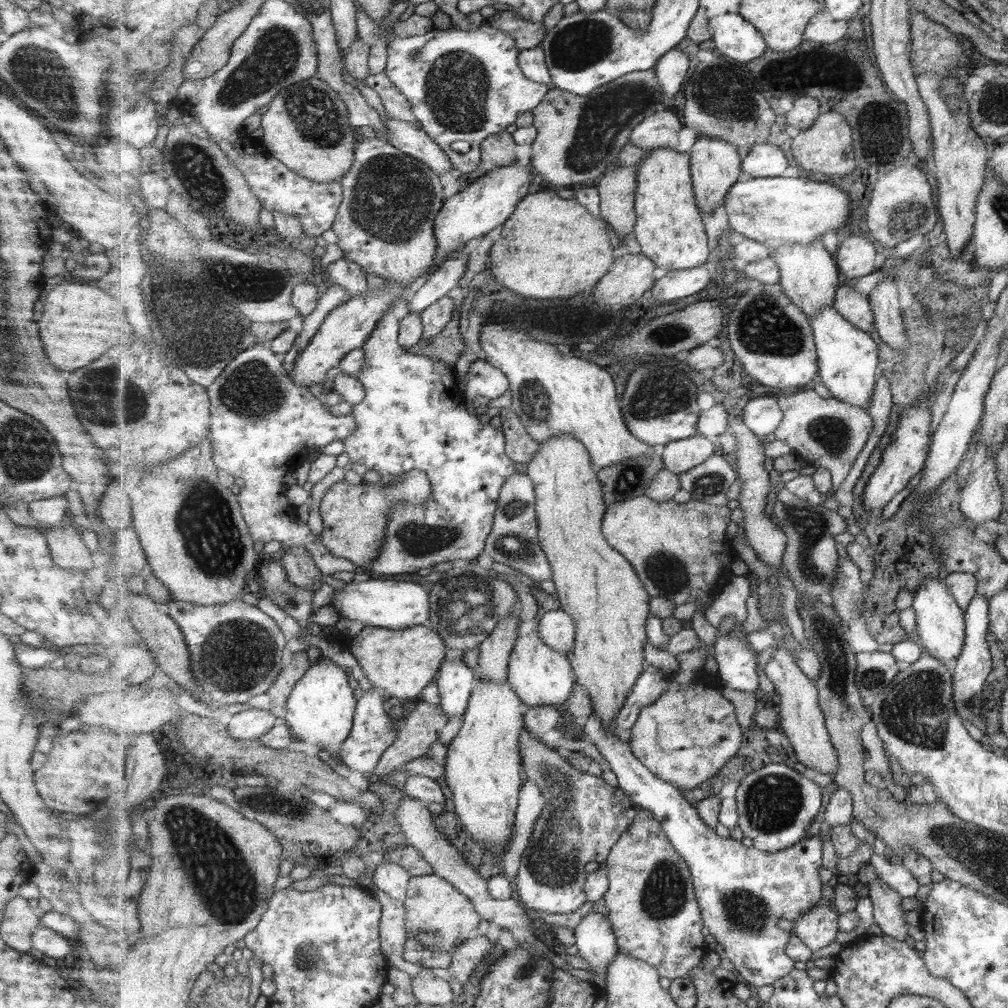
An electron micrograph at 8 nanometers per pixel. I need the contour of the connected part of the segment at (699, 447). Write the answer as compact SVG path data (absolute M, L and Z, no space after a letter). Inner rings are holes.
M702 435L673 441L660 448L664 469L679 476L700 466L719 452L717 441Z

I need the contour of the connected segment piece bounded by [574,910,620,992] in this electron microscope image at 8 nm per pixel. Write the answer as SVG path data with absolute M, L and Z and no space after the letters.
M591 910L574 928L576 939L574 946L589 964L589 972L595 974L593 984L602 992L607 986L607 970L620 952L611 924L608 916Z

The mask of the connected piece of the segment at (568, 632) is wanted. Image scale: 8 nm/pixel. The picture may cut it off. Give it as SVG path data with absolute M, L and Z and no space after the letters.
M549 610L539 622L537 630L545 644L565 654L576 648L576 620L567 611Z

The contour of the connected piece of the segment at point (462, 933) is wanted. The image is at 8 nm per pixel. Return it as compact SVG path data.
M436 875L417 876L410 880L407 899L404 902L407 911L408 931L423 948L429 951L455 952L469 938L475 938L475 932L481 930L482 919L476 912L476 906L452 883Z

